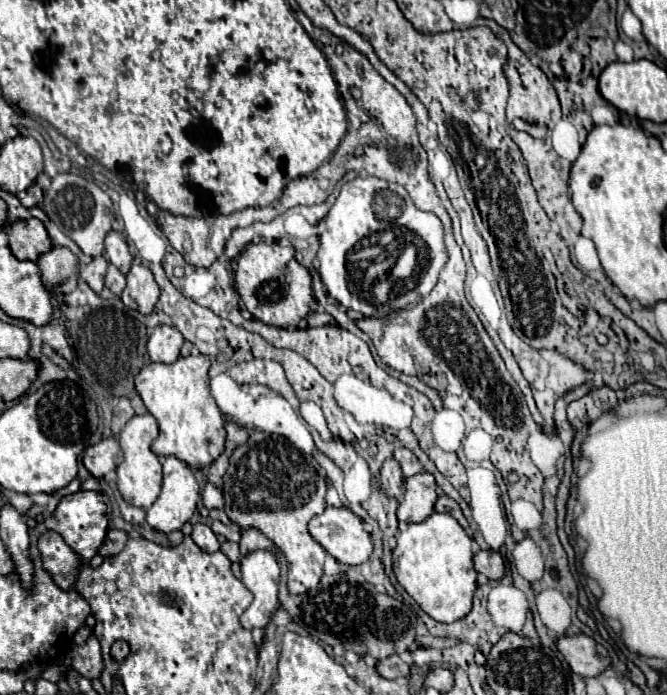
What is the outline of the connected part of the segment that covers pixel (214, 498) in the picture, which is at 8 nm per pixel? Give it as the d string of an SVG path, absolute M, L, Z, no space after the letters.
M208 482L204 486L204 492L202 492L202 502L208 510L214 510L214 508L222 508L224 506L224 500L222 500L222 492L220 488L216 488L216 484Z

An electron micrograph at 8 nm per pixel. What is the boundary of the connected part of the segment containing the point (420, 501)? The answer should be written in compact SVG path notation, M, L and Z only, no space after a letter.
M420 472L406 480L404 498L398 506L398 520L406 524L424 522L434 512L436 502L436 482L432 474Z

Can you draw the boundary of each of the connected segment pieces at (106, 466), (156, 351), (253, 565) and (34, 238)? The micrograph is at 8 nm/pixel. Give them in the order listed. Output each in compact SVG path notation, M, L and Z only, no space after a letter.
M104 438L98 446L90 446L84 454L86 470L98 480L104 480L110 472L114 472L120 462L122 452L116 438Z
M156 326L148 338L148 354L152 362L172 364L180 356L184 344L182 334L172 326Z
M256 550L240 560L240 570L242 584L254 594L254 602L240 616L240 624L246 630L264 628L278 606L280 566L272 552Z
M36 218L18 220L6 228L8 234L8 248L18 260L32 260L36 262L44 252L52 248L48 232L44 224Z

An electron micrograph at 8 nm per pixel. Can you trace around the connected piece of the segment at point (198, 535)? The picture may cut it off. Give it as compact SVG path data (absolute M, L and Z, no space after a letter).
M196 524L192 530L192 540L204 550L204 552L218 552L220 544L216 540L216 534L206 524Z

